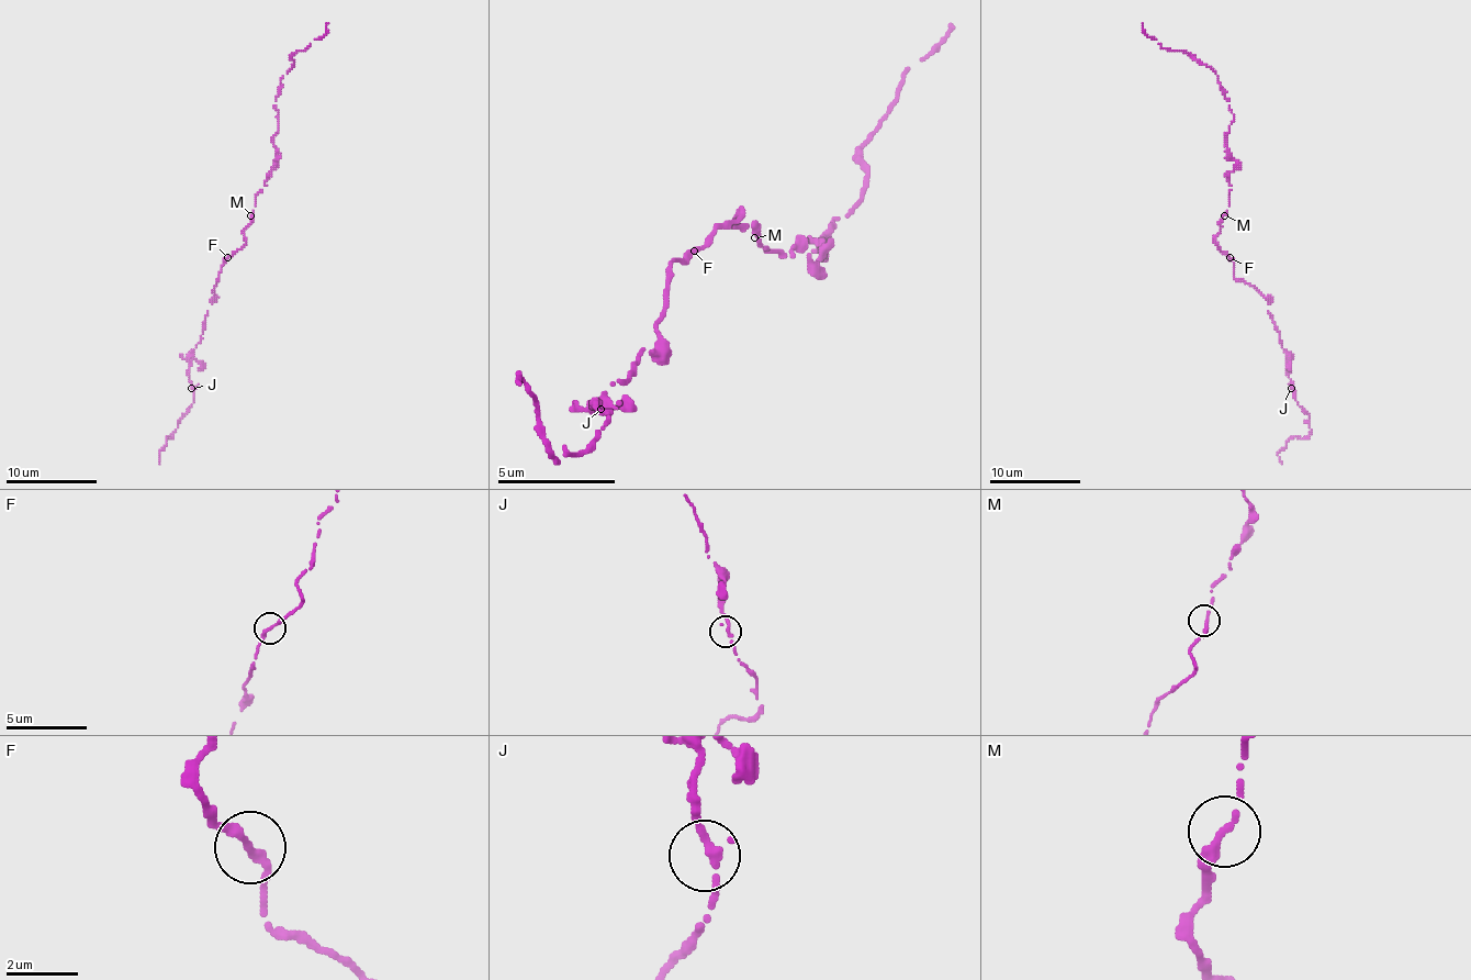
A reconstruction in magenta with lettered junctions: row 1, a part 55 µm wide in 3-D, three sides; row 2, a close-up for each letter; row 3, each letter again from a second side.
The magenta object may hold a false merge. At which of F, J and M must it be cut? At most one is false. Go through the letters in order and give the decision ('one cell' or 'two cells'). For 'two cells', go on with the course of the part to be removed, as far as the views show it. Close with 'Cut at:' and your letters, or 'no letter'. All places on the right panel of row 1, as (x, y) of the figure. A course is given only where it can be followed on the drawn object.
F: one cell
J: one cell
M: one cell
Cut at: no letter

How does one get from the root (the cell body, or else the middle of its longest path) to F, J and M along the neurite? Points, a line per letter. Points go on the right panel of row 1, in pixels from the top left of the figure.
F: (1215, 240), (1230, 258)
J: (1215, 240), (1234, 263), (1234, 277), (1249, 284), (1268, 301), (1268, 313), (1289, 358), (1291, 388)
M: (1215, 240), (1224, 215)

